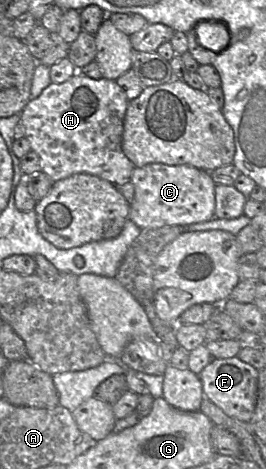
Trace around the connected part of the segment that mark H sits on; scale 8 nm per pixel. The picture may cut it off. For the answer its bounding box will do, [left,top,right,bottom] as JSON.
[20,74,135,185]

